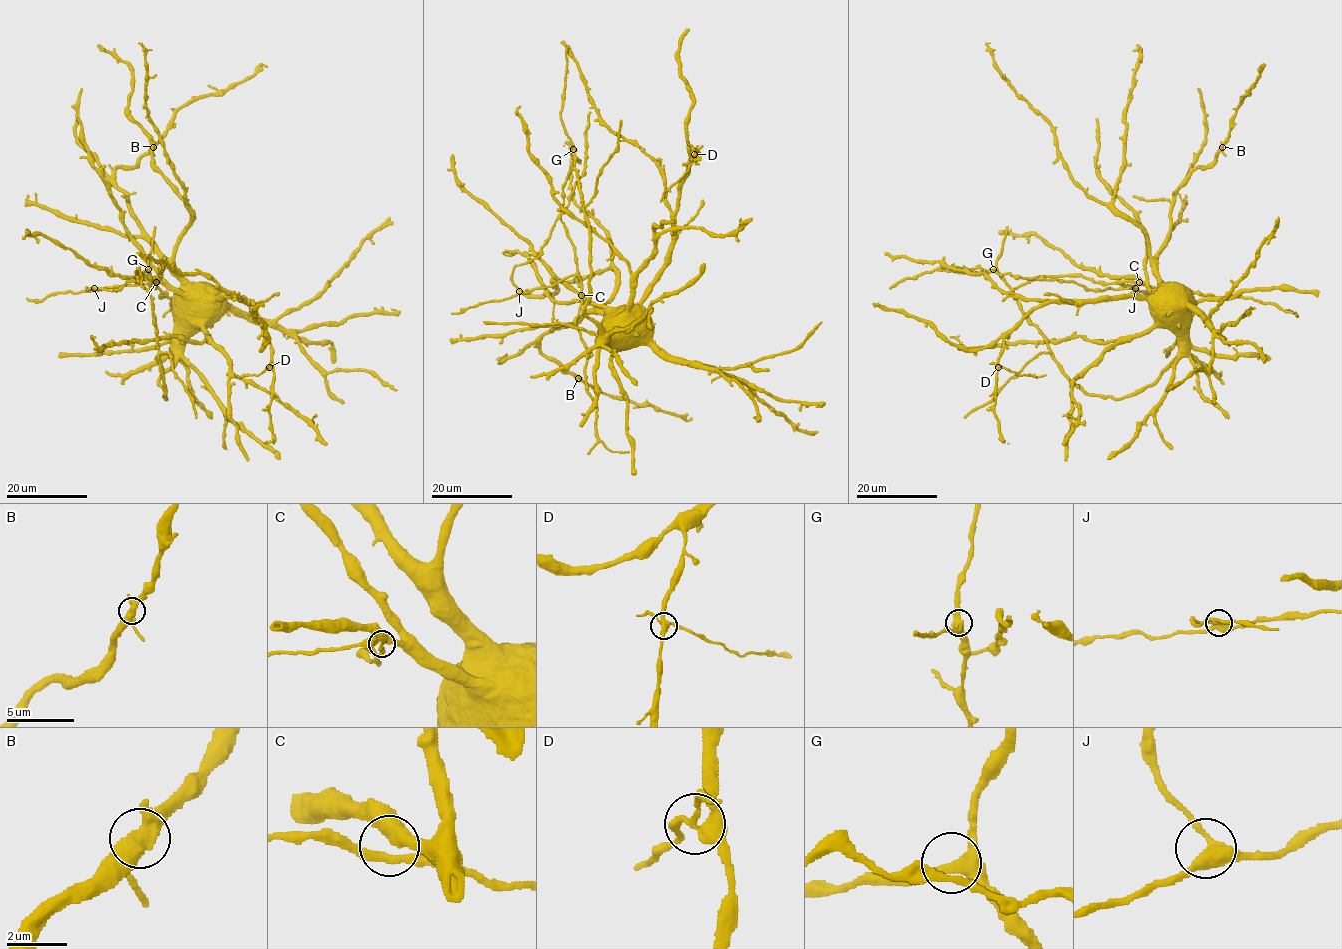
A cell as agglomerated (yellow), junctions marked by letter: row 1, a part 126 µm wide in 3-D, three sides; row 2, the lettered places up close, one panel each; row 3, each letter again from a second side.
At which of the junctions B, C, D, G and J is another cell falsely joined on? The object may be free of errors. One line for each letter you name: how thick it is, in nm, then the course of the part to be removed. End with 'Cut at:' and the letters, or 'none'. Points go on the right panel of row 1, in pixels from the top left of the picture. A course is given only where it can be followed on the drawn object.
D: 280 nm thick; foreign part runs (997, 367), (1020, 376), (1046, 375)
Cut at: D

